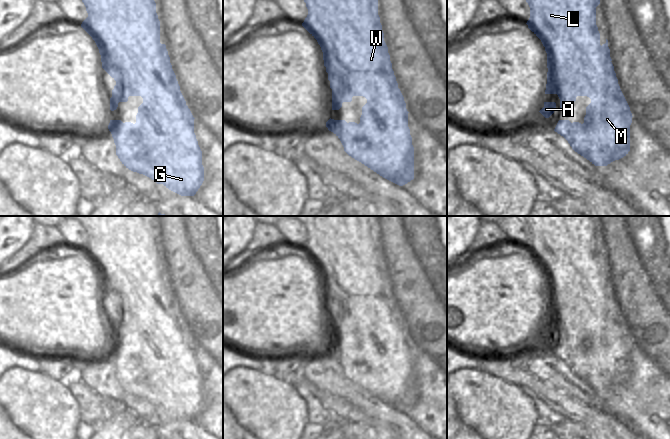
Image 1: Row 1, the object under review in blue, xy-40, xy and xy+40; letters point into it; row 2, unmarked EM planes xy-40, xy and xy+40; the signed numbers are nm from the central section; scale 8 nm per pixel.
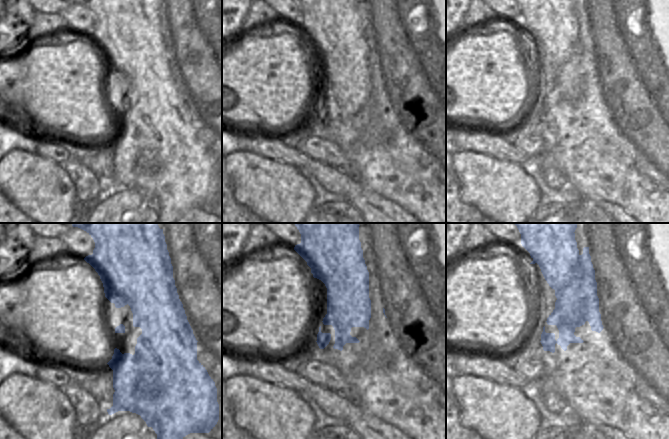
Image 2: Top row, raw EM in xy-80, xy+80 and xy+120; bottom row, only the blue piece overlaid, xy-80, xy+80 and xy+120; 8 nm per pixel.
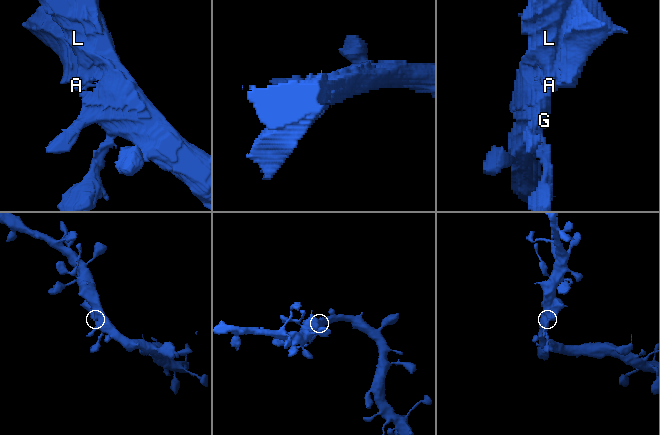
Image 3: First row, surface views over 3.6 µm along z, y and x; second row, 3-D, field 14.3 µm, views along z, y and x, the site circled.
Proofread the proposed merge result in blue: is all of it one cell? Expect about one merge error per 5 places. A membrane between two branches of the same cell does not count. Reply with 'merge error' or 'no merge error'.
no merge error

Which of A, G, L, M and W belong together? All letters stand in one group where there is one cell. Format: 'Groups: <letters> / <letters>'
Groups: A G L M W.

